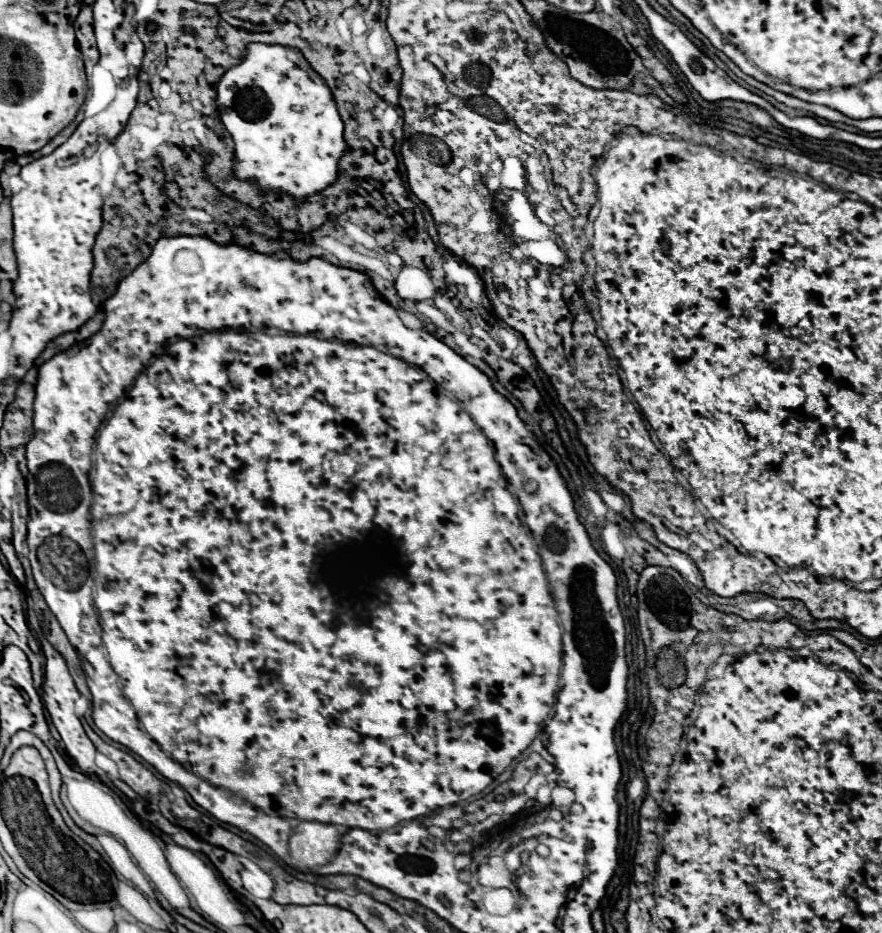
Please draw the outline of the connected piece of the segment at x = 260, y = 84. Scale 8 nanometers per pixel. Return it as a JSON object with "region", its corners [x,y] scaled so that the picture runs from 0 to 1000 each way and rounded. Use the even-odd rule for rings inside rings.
{"region":[[[299,46],[281,48],[281,59],[270,74],[254,78],[247,91],[247,117],[249,130],[256,134],[268,155],[268,190],[290,192],[297,205],[322,205],[336,211],[336,215],[342,215],[345,211],[361,207],[381,194],[383,170],[395,160],[388,147],[390,132],[383,123],[374,95],[365,87],[354,87],[349,76],[336,72],[331,65],[331,53]],[[283,175],[293,175],[288,179],[295,185],[283,185]]]}

